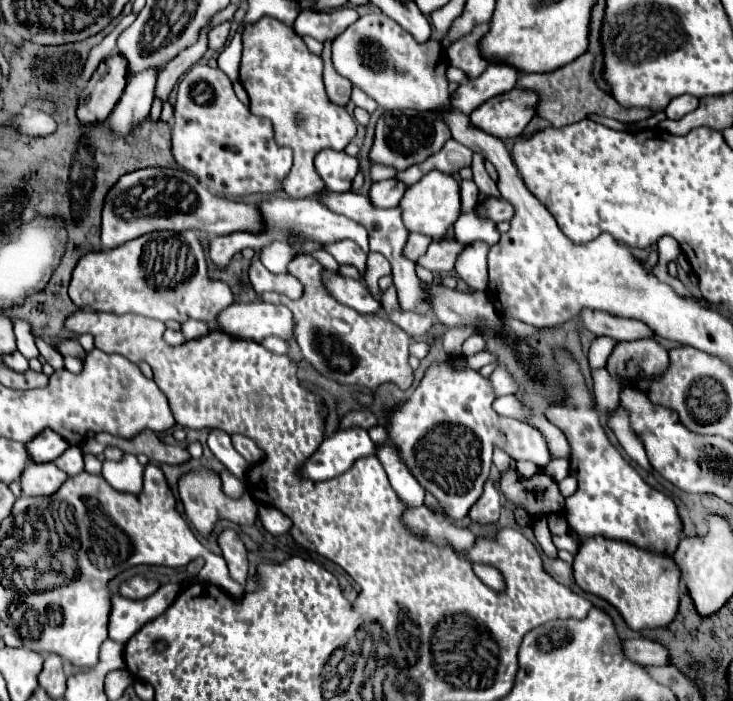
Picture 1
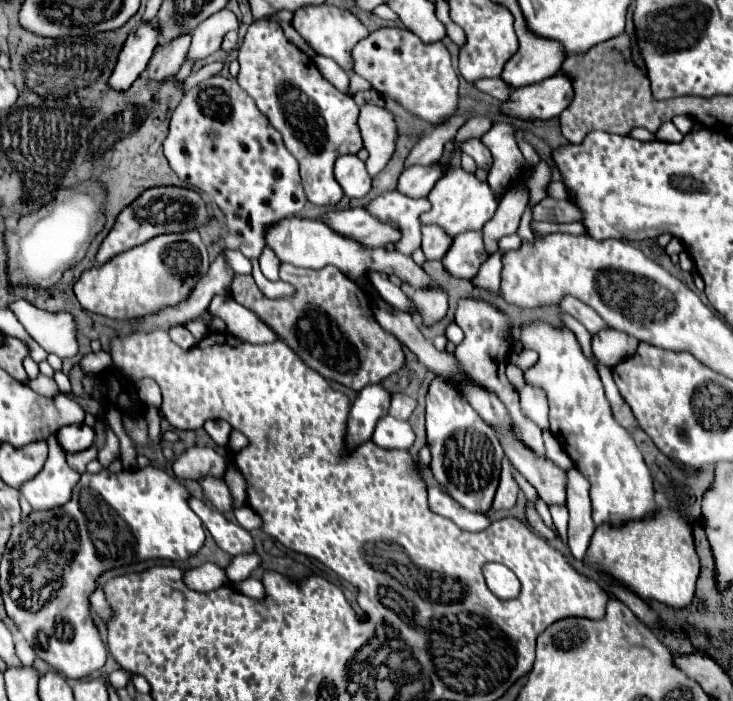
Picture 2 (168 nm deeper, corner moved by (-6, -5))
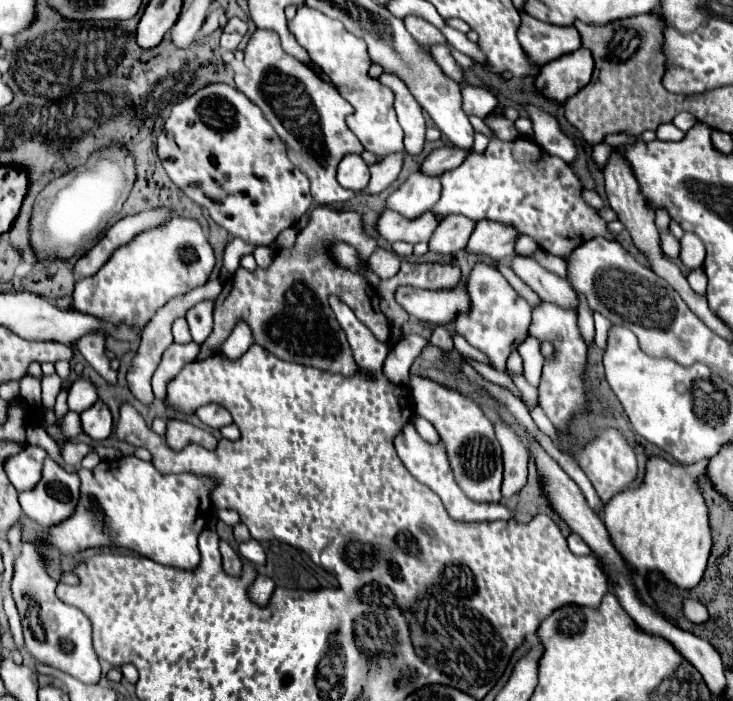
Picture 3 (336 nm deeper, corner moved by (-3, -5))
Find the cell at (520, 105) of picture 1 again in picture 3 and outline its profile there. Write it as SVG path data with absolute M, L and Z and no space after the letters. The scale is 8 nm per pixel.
M578 48L576 52L564 54L562 60L544 64L536 76L536 88L542 90L548 98L564 102L588 84L592 70L592 54L588 54L586 48Z

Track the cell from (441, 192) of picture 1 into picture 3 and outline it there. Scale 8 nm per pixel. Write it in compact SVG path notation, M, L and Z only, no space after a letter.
M524 136L512 142L492 138L482 154L472 152L458 168L444 172L442 186L442 198L432 212L444 216L464 214L472 220L486 218L512 224L520 232L532 236L542 250L562 260L568 260L578 246L596 236L608 240L618 238L608 230L608 222L600 218L598 210L584 202L582 182L572 168Z

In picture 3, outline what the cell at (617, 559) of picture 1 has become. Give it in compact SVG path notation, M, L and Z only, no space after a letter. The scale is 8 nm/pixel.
M652 456L646 462L642 484L618 492L606 504L604 526L610 532L612 544L638 572L648 574L650 570L658 570L680 588L694 588L702 580L712 550L712 534L708 506L698 480L706 472L708 462L710 460L700 460L700 464L682 466Z

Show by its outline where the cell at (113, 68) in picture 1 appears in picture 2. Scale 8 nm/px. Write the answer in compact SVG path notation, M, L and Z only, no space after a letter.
M139 24L139 28L129 34L123 52L119 52L119 60L111 74L111 88L115 92L125 92L139 78L139 74L147 68L153 50L157 48L157 28L153 24Z

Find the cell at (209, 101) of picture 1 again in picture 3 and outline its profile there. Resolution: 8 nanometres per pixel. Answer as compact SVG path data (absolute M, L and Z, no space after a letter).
M210 84L172 108L170 118L158 136L158 156L172 182L196 204L208 210L210 218L232 236L254 246L268 246L276 236L296 224L312 206L308 178L288 160L286 146L272 124L262 116L240 90L228 84Z

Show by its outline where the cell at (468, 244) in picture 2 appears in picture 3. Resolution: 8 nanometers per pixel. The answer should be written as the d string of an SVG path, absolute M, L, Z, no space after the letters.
M480 220L468 240L468 250L474 254L484 254L494 260L504 260L514 254L514 242L520 236L510 224L496 224L490 220Z

